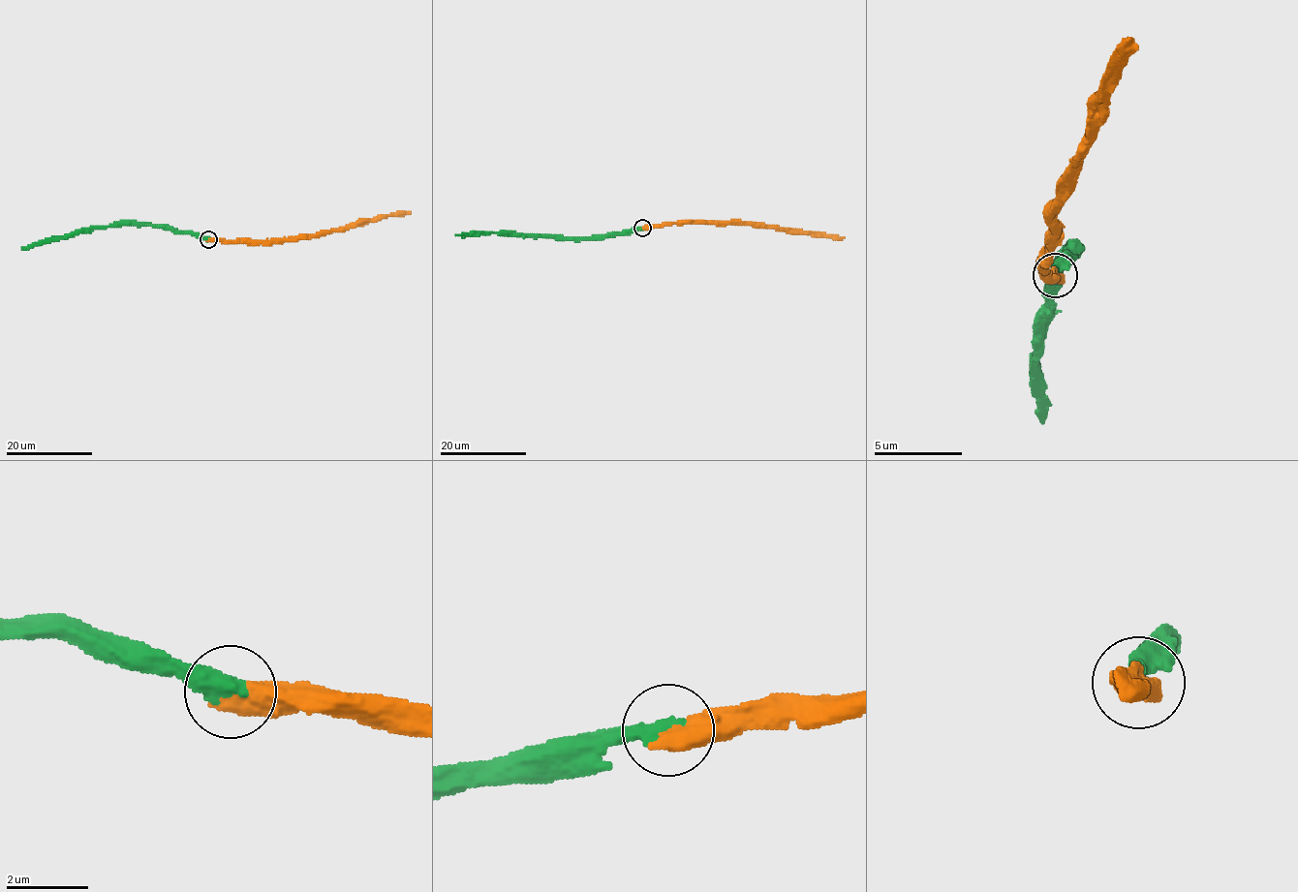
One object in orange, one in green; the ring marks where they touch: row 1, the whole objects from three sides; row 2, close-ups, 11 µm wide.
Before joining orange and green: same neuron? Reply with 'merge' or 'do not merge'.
merge

